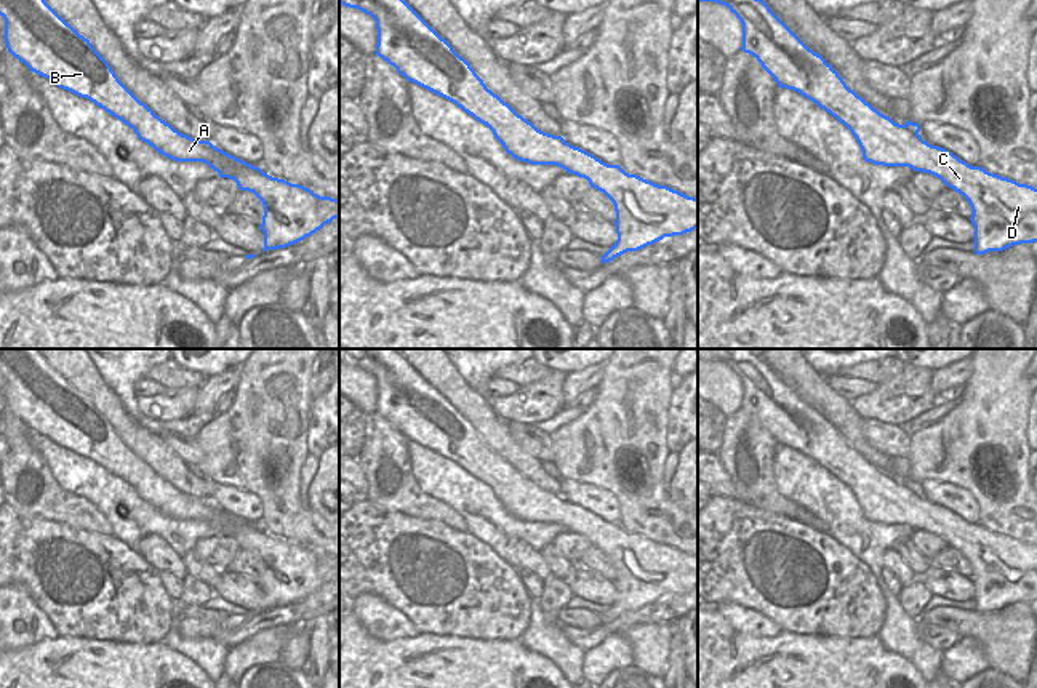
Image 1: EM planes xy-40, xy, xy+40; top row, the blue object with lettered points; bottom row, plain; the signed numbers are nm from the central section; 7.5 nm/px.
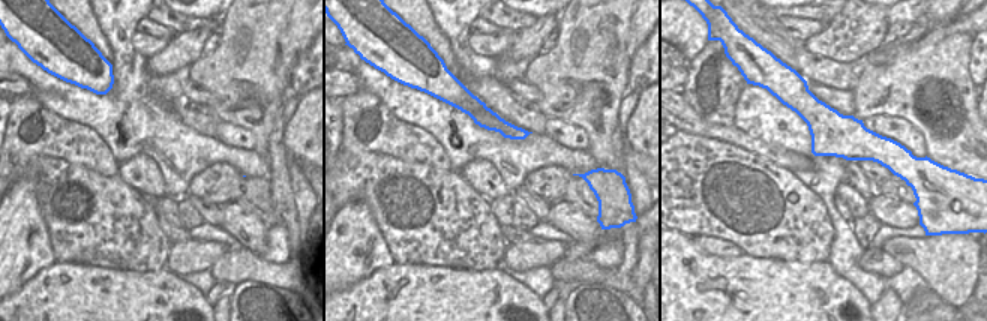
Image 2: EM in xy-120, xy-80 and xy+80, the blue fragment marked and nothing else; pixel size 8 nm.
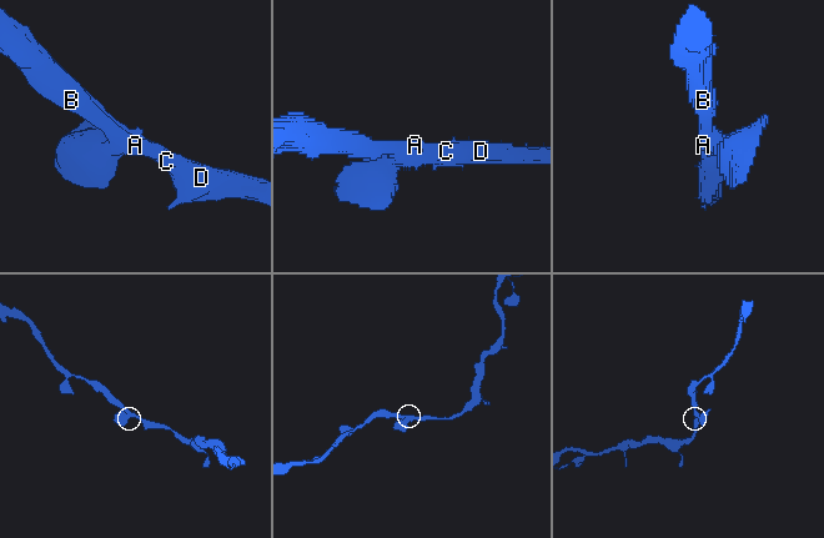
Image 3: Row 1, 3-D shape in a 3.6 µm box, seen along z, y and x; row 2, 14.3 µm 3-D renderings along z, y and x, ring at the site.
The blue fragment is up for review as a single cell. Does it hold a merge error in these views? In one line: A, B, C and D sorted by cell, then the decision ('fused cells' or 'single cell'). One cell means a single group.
groups A B C D; single cell

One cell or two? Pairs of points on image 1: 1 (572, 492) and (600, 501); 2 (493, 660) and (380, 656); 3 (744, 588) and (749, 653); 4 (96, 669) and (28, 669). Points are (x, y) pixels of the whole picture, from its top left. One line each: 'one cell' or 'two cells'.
1: one cell
2: one cell
3: two cells
4: one cell

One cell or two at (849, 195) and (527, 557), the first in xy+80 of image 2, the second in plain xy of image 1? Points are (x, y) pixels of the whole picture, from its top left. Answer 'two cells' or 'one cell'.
one cell

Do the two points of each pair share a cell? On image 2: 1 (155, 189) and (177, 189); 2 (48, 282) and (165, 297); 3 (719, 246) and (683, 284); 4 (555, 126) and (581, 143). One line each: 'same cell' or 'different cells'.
1: different cells
2: same cell
3: different cells
4: same cell

